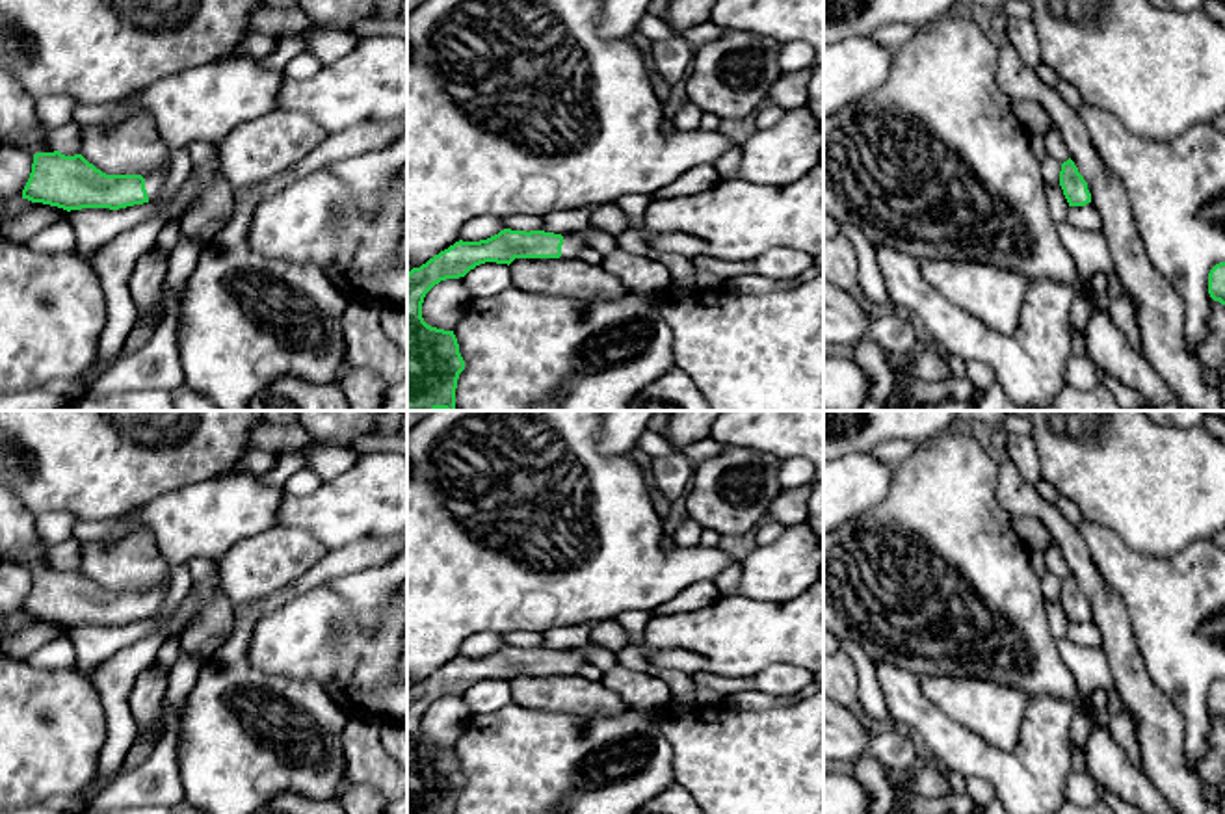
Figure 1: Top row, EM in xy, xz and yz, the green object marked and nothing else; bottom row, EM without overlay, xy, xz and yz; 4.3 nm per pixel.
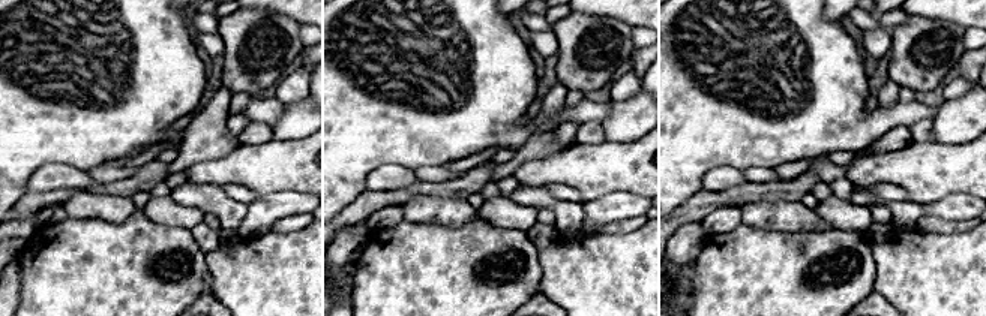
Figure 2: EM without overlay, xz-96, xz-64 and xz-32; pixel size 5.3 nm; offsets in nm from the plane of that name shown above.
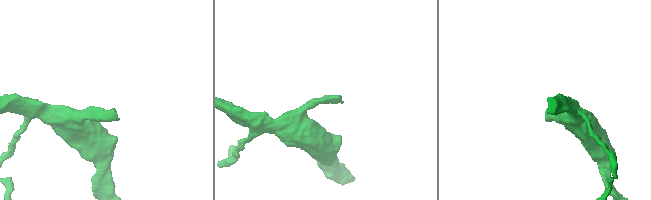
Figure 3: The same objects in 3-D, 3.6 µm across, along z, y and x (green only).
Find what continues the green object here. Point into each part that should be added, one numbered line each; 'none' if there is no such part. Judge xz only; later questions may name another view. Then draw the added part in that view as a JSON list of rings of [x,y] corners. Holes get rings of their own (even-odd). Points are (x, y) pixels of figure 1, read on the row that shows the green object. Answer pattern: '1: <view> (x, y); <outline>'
1: xz (575, 242); [[[587,225],[584,230],[563,234],[561,256],[576,258],[580,251],[587,247],[587,238],[595,230],[597,230],[595,227]]]

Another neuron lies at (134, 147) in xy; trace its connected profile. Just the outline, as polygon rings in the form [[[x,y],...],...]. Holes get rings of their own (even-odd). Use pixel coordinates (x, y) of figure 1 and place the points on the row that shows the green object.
[[[145,115],[130,117],[115,130],[106,132],[102,125],[82,128],[80,154],[106,175],[160,175],[169,169],[169,152],[158,138],[154,125]]]

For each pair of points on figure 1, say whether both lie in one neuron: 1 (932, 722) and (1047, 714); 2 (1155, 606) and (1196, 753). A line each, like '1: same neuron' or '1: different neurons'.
1: same neuron
2: same neuron

